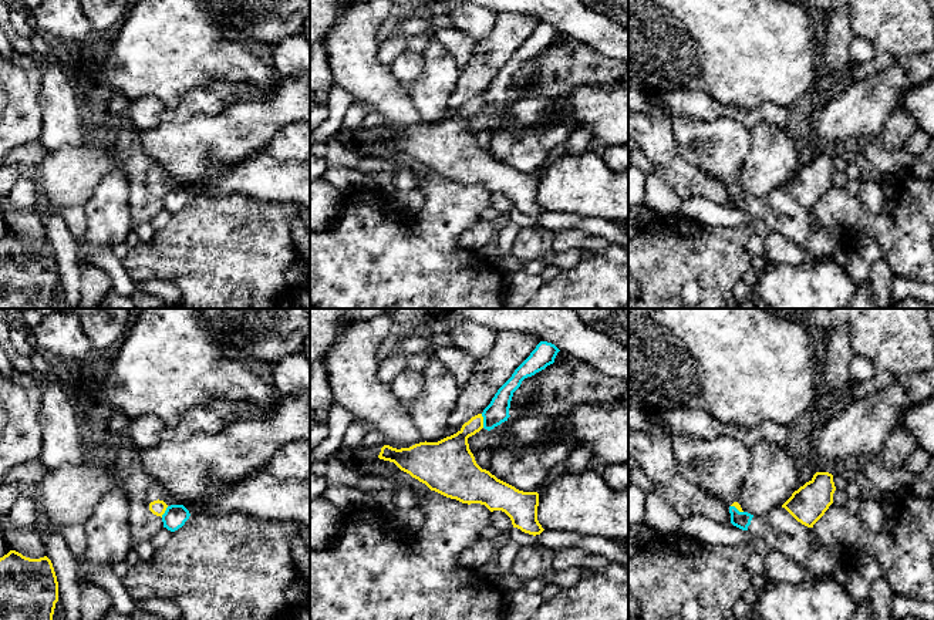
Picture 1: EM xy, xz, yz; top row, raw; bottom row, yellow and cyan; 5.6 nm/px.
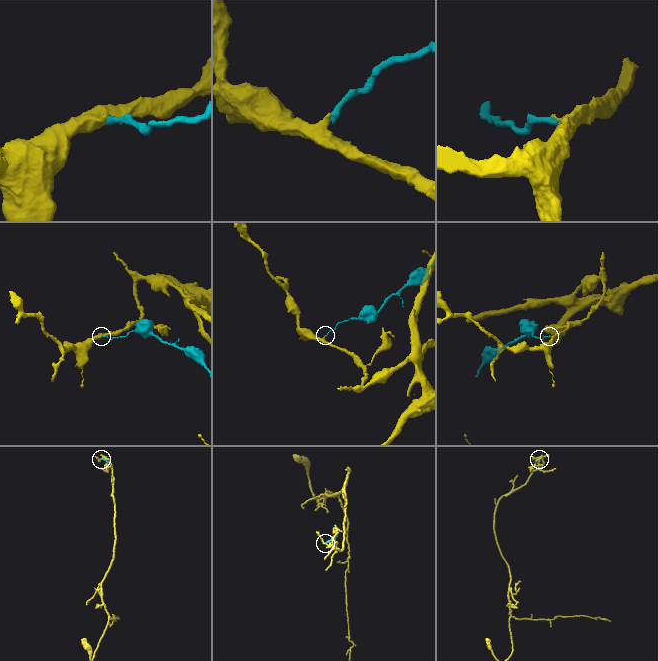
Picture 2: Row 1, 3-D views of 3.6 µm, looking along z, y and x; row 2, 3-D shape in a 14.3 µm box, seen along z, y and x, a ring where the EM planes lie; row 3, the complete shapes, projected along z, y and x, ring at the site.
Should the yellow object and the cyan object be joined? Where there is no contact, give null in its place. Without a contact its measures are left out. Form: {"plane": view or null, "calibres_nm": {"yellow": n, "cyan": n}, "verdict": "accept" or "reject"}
{"plane": "xz", "calibres_nm": {"yellow": 200, "cyan": 130}, "verdict": "reject"}

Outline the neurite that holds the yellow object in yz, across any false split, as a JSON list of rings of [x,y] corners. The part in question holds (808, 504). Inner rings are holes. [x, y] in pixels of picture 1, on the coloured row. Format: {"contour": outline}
{"contour": [[[816,472],[809,482],[792,493],[782,508],[802,525],[813,528],[833,503],[834,491],[833,475]]]}

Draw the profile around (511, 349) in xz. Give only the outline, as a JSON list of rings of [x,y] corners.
[[[498,331],[490,351],[476,360],[472,375],[461,388],[456,405],[448,417],[448,431],[462,428],[472,417],[482,414],[540,341],[535,334]]]

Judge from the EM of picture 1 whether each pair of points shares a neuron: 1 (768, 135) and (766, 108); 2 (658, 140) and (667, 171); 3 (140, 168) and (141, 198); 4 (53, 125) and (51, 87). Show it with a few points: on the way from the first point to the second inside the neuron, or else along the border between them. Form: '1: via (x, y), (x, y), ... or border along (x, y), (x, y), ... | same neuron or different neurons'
1: border along (784, 128), (758, 123), (749, 131) | different neurons
2: via (660, 147), (667, 164) | same neuron
3: via (140, 175), (140, 191) | same neuron
4: via (53, 115), (53, 97) | same neuron

